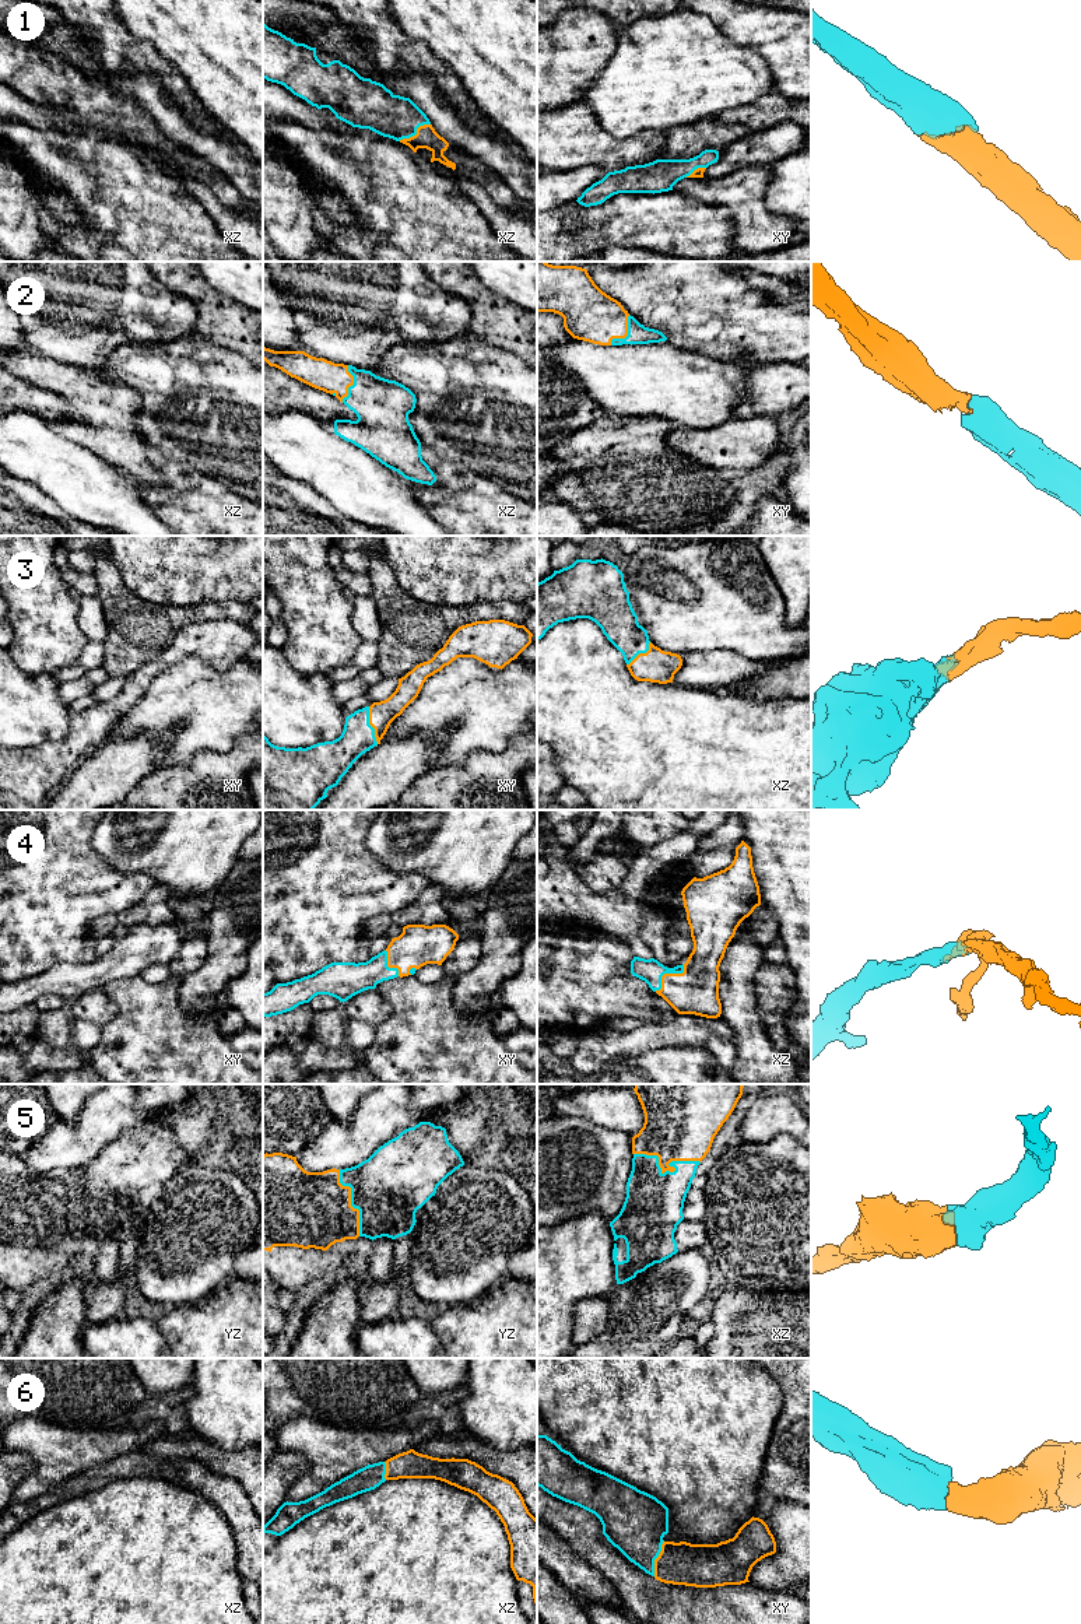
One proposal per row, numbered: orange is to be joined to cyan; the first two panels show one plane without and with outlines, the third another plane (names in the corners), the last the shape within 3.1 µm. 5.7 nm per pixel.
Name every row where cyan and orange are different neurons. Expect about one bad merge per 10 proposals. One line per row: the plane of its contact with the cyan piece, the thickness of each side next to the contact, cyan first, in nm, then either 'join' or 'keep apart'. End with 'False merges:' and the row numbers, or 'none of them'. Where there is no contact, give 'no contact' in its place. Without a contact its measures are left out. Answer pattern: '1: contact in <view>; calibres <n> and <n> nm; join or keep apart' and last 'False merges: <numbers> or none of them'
1: contact in xz; calibres 240 and 120 nm; join
2: contact in xy; calibres 110 and 300 nm; join
3: contact in xy; calibres 190 and 150 nm; join
4: contact in xz; calibres 140 and 260 nm; join
5: contact in xz; calibres 340 and 360 nm; join
6: contact in xy; calibres 360 and 240 nm; join
False merges: none of them

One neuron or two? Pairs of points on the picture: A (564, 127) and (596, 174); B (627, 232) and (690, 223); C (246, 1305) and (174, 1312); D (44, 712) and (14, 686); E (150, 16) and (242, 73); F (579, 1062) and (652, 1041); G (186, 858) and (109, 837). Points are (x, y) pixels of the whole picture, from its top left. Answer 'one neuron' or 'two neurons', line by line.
A: two neurons
B: one neuron
C: one neuron
D: one neuron
E: one neuron
F: one neuron
G: one neuron

